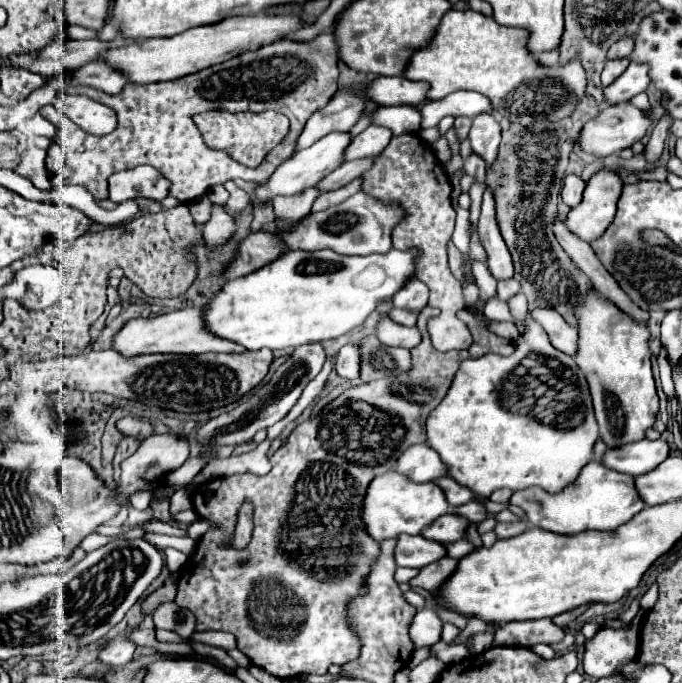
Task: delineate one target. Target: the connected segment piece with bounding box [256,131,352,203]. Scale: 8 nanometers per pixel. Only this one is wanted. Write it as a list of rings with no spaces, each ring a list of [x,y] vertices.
[[[332,131],[328,135],[324,135],[322,139],[318,139],[314,145],[310,145],[308,149],[296,151],[288,161],[284,161],[270,177],[270,181],[266,185],[256,187],[256,201],[264,203],[268,199],[274,199],[276,195],[294,195],[310,185],[316,185],[318,181],[322,181],[328,173],[332,173],[334,169],[338,169],[344,163],[344,151],[350,145],[352,135],[344,133],[344,131]]]

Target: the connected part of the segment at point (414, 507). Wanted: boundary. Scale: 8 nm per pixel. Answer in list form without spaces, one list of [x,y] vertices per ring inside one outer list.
[[[396,471],[376,477],[370,483],[370,489],[364,501],[366,531],[378,541],[398,537],[402,533],[418,535],[424,527],[430,525],[430,521],[436,521],[440,515],[448,511],[450,511],[450,503],[446,501],[444,491],[438,489],[436,483],[414,483]]]

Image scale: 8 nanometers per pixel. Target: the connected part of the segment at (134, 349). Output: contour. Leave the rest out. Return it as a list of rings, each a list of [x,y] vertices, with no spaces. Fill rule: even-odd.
[[[186,307],[180,311],[170,311],[170,313],[160,313],[154,317],[138,317],[126,323],[126,327],[114,337],[112,349],[118,349],[122,355],[138,355],[138,353],[208,353],[208,351],[216,351],[216,353],[242,353],[244,347],[222,339],[218,335],[214,335],[210,329],[206,329],[204,323],[204,311],[202,307]]]

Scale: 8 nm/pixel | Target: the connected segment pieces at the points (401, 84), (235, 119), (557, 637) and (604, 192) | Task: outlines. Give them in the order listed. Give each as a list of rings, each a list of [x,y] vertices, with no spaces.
[[[378,77],[366,89],[366,97],[378,105],[420,105],[426,101],[430,85],[426,81],[408,81],[406,77]]]
[[[210,111],[194,117],[204,143],[212,149],[224,149],[234,159],[246,167],[258,167],[262,159],[288,135],[288,117],[276,111],[264,113],[228,113],[228,111]]]
[[[551,618],[527,621],[508,621],[508,623],[504,623],[504,625],[500,625],[500,627],[496,629],[494,645],[496,645],[496,647],[532,647],[532,645],[538,643],[551,645],[559,643],[564,636],[564,629],[555,625]]]
[[[614,167],[598,169],[586,183],[582,203],[568,213],[566,227],[588,243],[598,239],[616,215],[622,187],[624,183]]]

